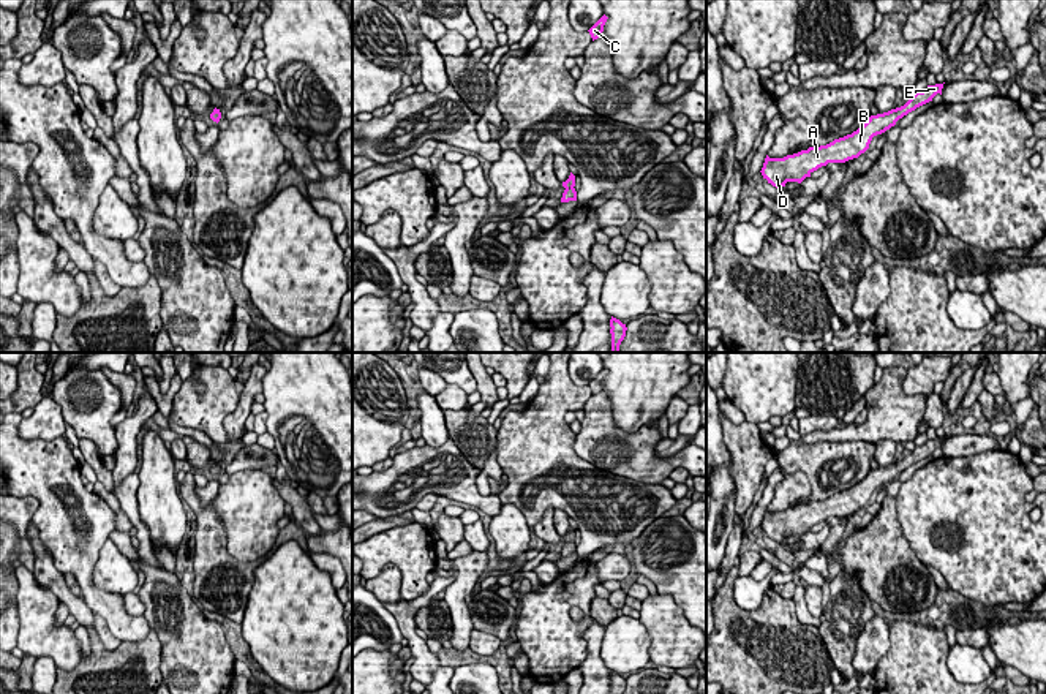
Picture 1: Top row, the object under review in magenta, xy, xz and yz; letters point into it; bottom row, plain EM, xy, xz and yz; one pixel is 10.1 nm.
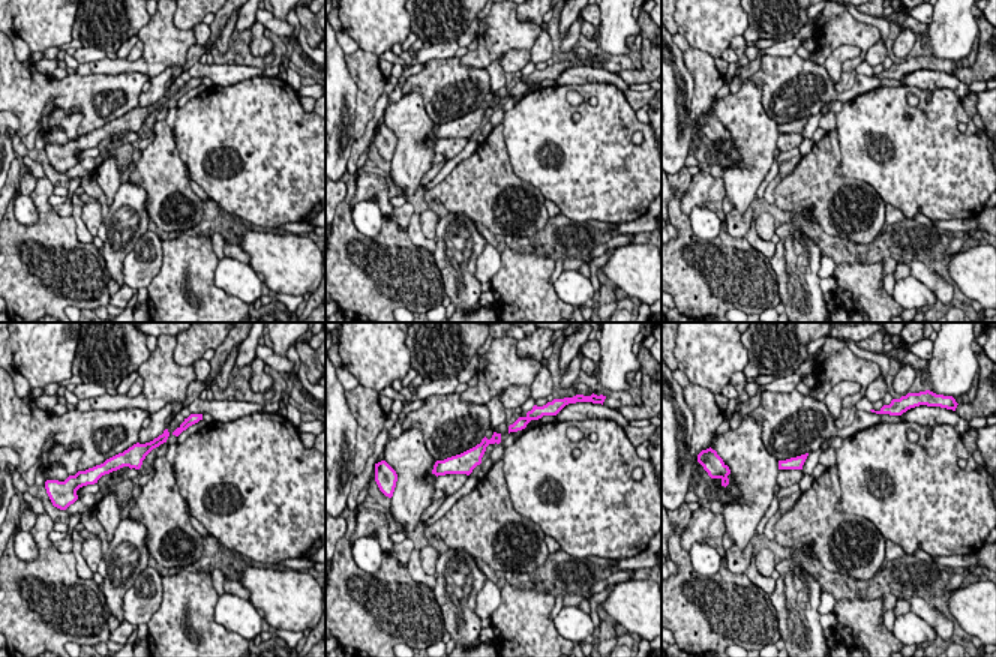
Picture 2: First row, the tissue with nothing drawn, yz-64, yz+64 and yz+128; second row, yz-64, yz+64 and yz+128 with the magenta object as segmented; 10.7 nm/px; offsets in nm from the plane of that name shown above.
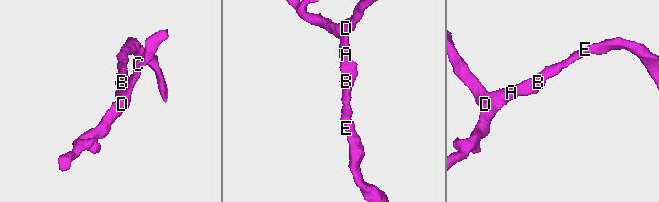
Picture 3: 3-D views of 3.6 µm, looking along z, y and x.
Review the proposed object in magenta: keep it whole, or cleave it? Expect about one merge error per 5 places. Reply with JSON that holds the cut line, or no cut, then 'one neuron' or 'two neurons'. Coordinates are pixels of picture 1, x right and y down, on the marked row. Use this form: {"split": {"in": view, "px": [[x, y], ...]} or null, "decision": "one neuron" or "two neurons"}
{"split": null, "decision": "one neuron"}

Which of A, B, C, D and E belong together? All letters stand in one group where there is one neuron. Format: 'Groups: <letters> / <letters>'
Groups: A B C D E

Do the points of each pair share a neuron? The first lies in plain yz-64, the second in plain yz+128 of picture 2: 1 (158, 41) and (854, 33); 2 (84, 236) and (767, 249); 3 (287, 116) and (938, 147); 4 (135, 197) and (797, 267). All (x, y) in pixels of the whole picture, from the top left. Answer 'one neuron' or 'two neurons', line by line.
1: one neuron
2: one neuron
3: one neuron
4: one neuron

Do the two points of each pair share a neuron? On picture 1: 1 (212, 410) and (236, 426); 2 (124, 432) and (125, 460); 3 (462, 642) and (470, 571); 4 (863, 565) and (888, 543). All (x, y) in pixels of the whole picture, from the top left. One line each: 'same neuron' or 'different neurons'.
1: different neurons
2: same neuron
3: same neuron
4: same neuron

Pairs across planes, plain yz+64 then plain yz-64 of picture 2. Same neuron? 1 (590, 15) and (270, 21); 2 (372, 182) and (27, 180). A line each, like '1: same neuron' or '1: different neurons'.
1: same neuron
2: same neuron

